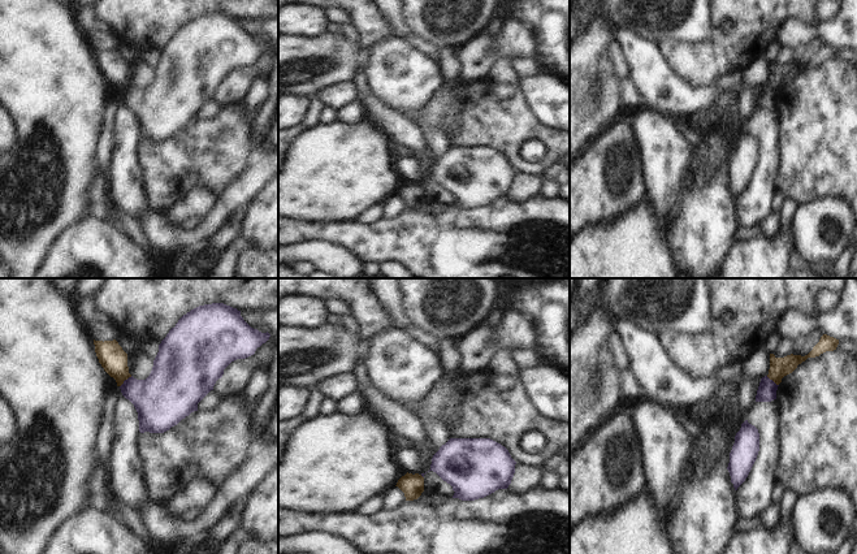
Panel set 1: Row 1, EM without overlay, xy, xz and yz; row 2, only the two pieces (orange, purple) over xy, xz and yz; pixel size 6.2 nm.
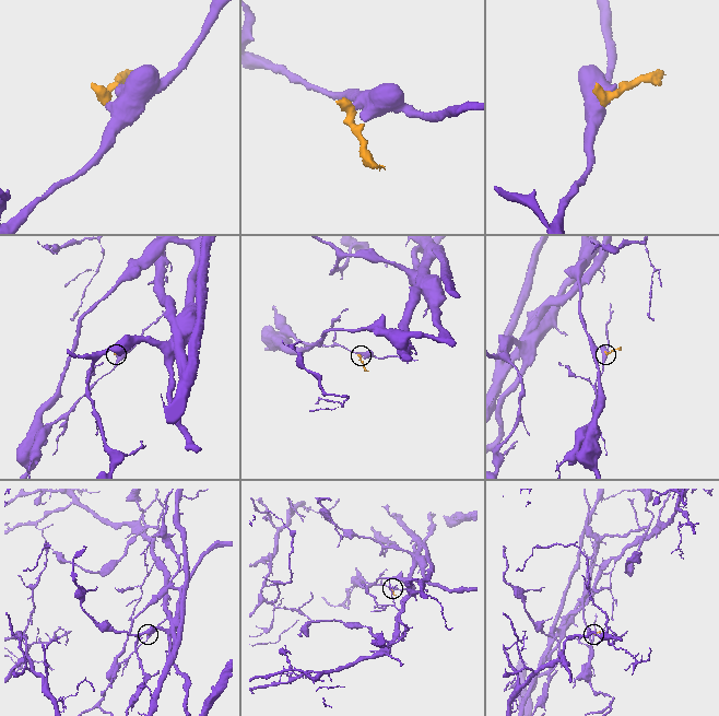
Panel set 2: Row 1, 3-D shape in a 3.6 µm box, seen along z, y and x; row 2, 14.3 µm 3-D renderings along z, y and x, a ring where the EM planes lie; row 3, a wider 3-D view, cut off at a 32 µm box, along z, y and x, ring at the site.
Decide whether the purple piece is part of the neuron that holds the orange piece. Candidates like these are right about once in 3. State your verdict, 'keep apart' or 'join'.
keep apart

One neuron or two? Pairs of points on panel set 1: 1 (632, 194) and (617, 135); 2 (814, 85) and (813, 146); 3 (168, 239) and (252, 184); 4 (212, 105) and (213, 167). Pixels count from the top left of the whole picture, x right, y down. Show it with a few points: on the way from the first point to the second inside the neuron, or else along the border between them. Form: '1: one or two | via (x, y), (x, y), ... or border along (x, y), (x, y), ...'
1: one | via (613, 195), (602, 186), (602, 155)
2: one | via (814, 100), (814, 130)
3: one | via (189, 236), (199, 232), (232, 199)
4: two | border along (220, 107), (213, 116), (198, 120)

